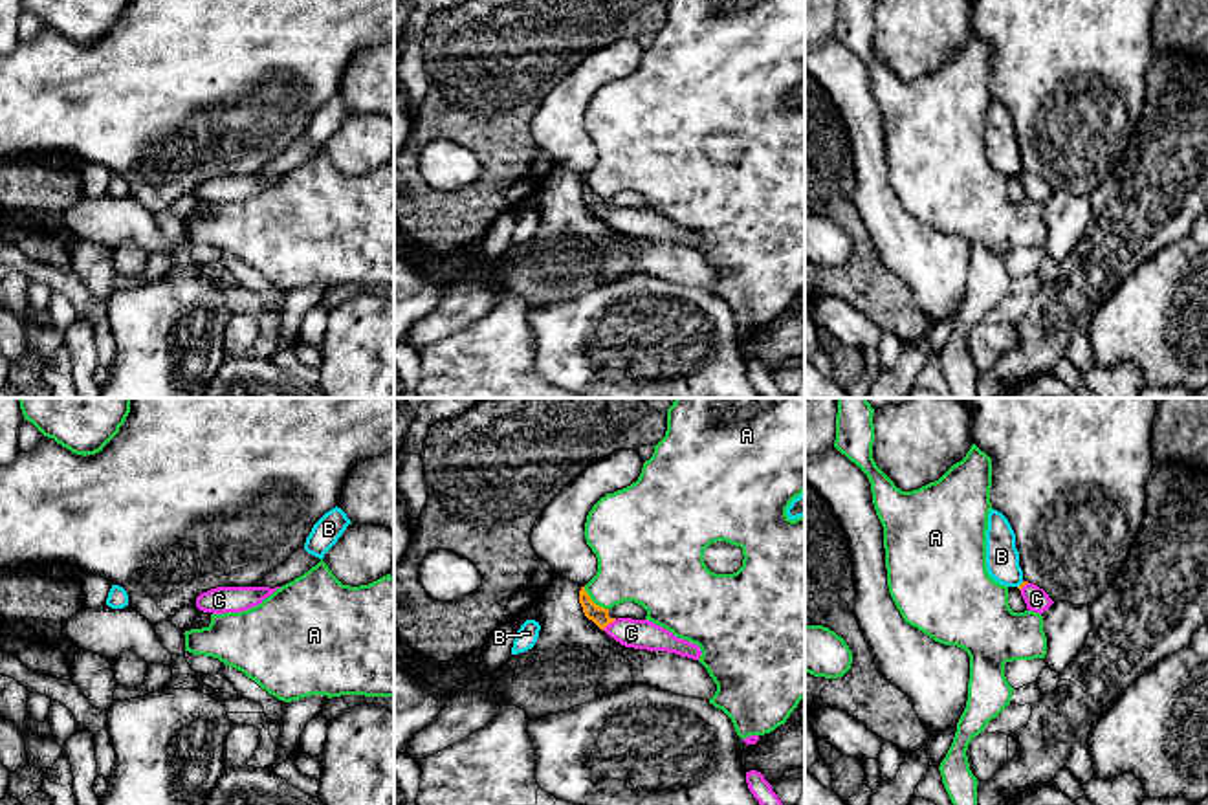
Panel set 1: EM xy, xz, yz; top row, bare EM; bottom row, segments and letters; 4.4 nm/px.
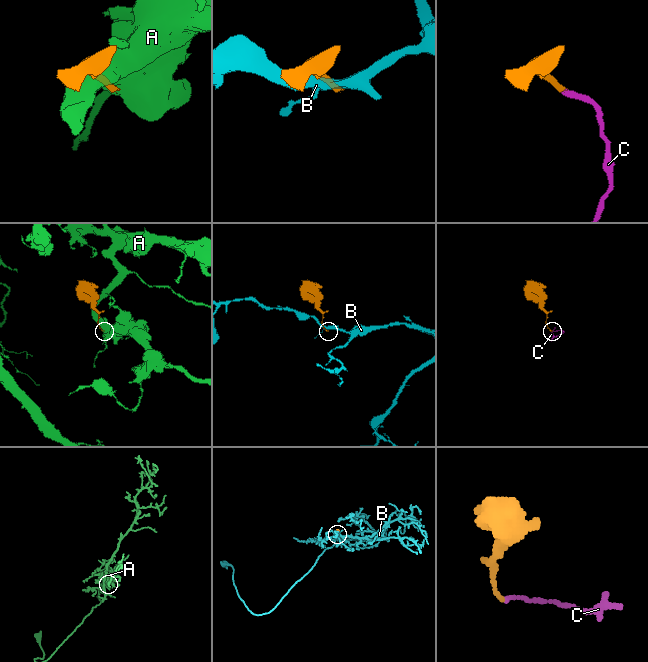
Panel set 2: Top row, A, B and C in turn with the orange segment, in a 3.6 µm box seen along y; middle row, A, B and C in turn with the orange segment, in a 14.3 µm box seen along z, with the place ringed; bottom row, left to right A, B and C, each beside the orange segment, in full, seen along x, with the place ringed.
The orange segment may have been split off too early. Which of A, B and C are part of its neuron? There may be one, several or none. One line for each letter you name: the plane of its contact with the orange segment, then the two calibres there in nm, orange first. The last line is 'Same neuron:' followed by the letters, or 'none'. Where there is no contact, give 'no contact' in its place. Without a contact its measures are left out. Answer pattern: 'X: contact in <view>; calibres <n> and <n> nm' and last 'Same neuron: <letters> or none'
C: contact in xz; calibres 80 and 130 nm
Same neuron: C

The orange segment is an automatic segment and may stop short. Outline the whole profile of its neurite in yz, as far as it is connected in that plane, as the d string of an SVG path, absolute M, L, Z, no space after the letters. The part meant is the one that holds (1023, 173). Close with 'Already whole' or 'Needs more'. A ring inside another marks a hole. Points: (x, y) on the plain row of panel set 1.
M1023 171L1019 176L1028 200L1043 204L1054 191L1034 172Z. Needs more

